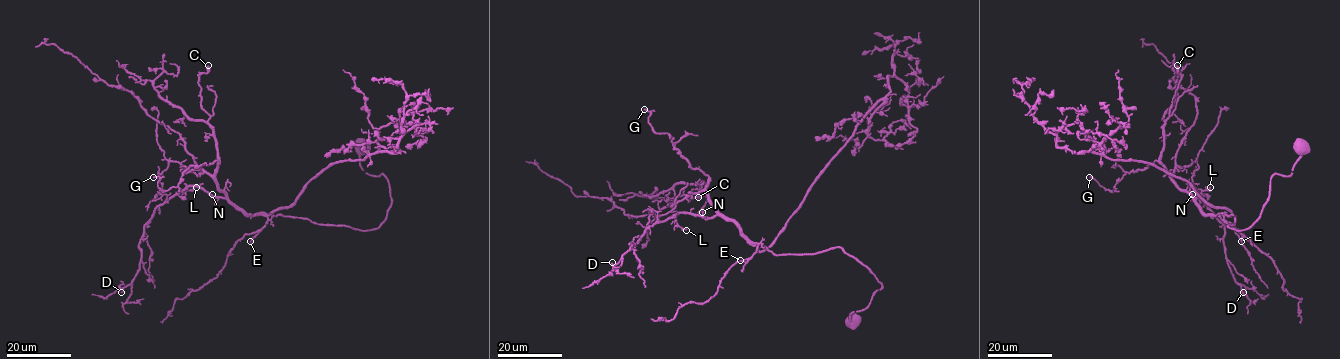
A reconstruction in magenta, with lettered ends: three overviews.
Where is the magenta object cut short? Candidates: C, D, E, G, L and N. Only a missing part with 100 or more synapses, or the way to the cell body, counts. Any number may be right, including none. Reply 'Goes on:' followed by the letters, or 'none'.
Goes on: none

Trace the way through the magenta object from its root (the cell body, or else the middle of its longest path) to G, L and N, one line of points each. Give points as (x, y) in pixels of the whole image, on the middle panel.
G: (852, 320), (877, 278), (840, 247), (774, 254), (751, 242), (644, 109)
L: (852, 320), (882, 285), (840, 247), (774, 254), (731, 221), (679, 213), (677, 224), (686, 230)
N: (852, 320), (882, 285), (840, 247), (774, 254), (733, 221), (702, 212)

